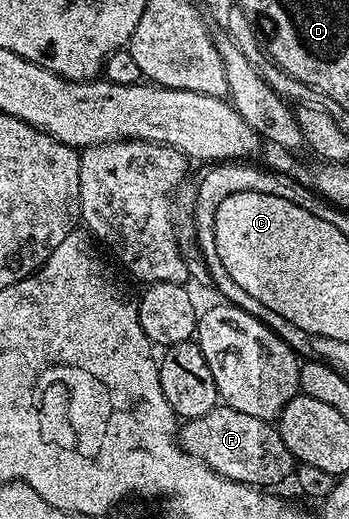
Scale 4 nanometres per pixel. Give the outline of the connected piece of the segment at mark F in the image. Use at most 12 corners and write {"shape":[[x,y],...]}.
{"shape":[[216,406],[177,439],[225,480],[271,490],[297,467],[272,421]]}

